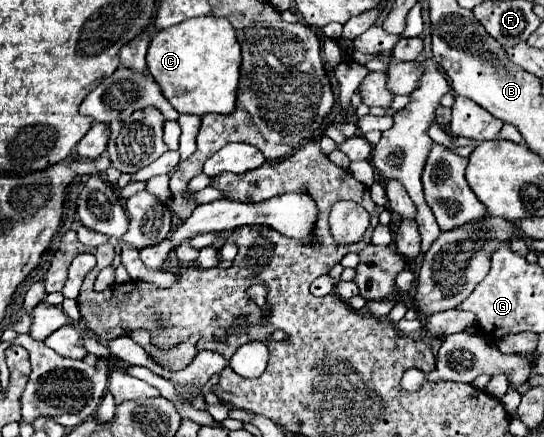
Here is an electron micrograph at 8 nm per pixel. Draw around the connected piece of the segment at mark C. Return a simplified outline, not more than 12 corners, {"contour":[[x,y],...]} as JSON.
{"contour":[[227,18],[159,30],[151,76],[179,114],[235,110]]}

